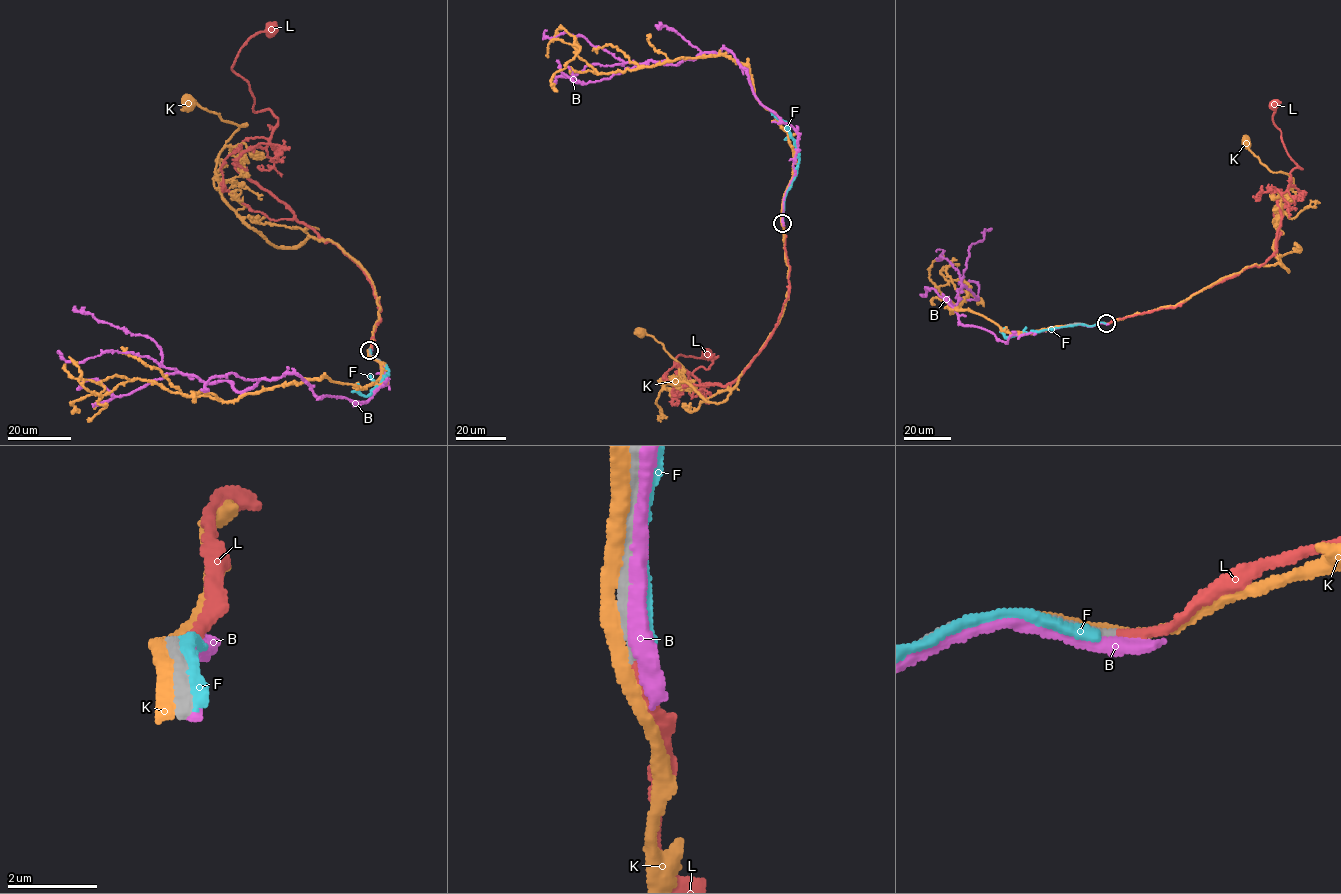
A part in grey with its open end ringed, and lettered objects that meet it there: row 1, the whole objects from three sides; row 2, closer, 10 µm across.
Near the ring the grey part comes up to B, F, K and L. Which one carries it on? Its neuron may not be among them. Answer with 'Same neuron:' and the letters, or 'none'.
Same neuron: L

